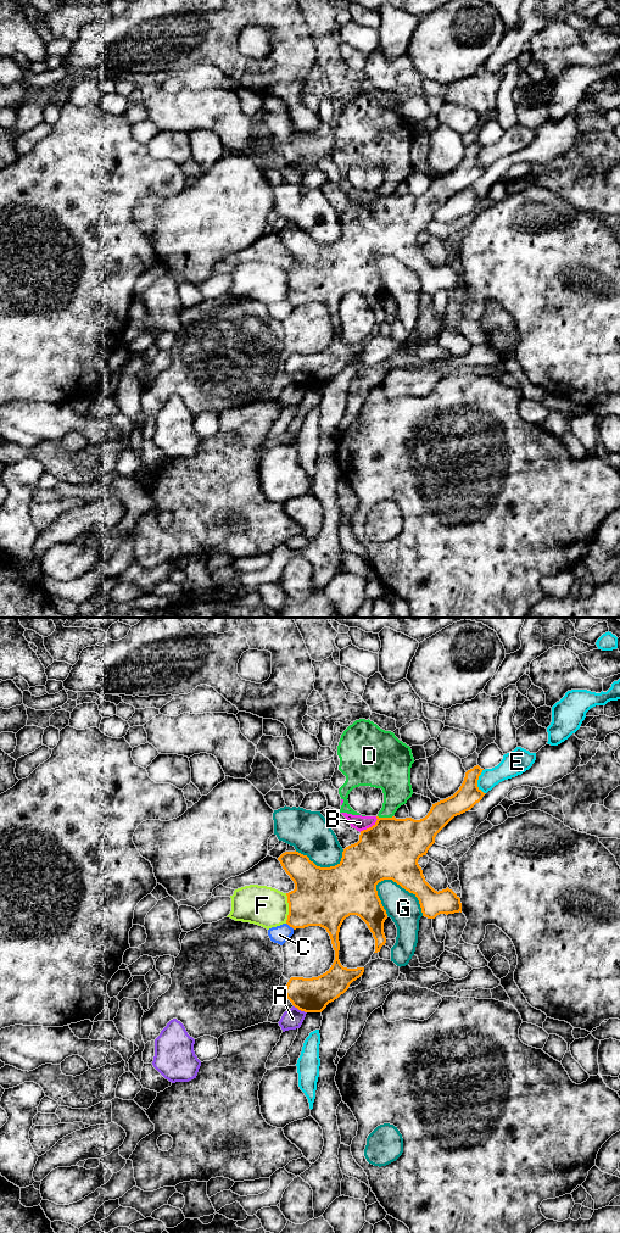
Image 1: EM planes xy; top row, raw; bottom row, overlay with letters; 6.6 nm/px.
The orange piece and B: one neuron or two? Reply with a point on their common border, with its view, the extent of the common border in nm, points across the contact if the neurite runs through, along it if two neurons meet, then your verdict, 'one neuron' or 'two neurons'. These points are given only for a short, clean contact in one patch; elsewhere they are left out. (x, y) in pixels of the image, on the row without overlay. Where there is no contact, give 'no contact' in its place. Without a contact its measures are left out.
xy (369, 204) | 160 nm | along xy (376, 193), (376, 196), (370, 202), (359, 207) | two neurons

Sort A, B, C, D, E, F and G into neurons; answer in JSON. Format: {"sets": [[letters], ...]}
{"sets": [["A"], ["B", "D"], ["C"], ["E"], ["F"], ["G"]]}

